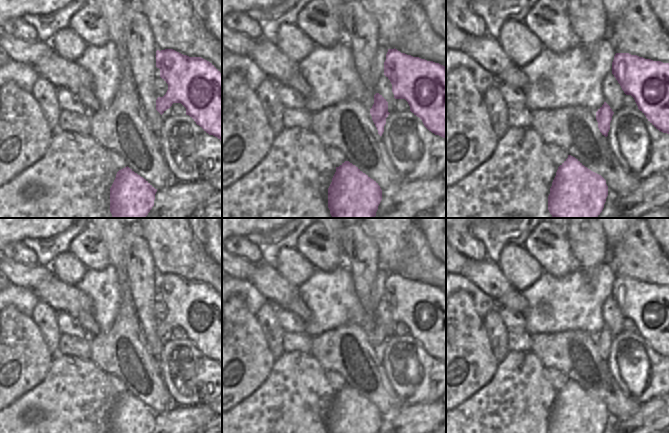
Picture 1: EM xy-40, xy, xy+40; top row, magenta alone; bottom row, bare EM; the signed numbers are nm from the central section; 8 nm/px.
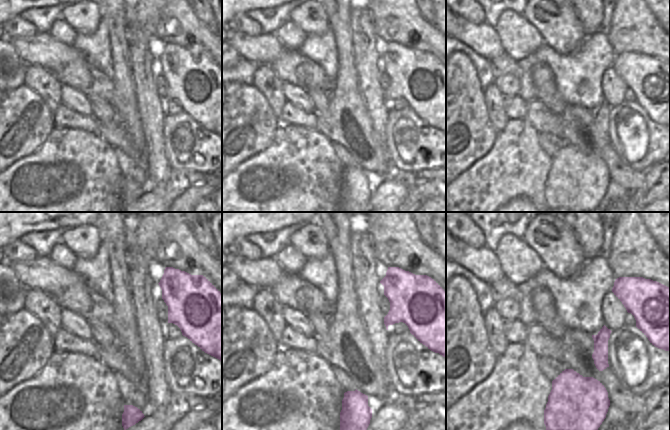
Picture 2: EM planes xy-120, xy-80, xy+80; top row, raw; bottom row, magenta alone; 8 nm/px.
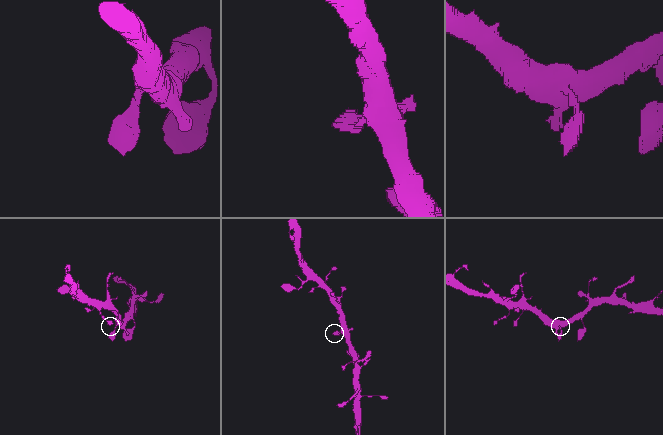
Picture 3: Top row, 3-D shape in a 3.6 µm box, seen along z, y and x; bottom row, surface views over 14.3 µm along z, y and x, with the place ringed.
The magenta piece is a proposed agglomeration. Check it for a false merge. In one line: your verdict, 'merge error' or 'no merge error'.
no merge error

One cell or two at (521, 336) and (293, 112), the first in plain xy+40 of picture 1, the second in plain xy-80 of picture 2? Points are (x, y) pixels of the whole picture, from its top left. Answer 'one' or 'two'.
one

